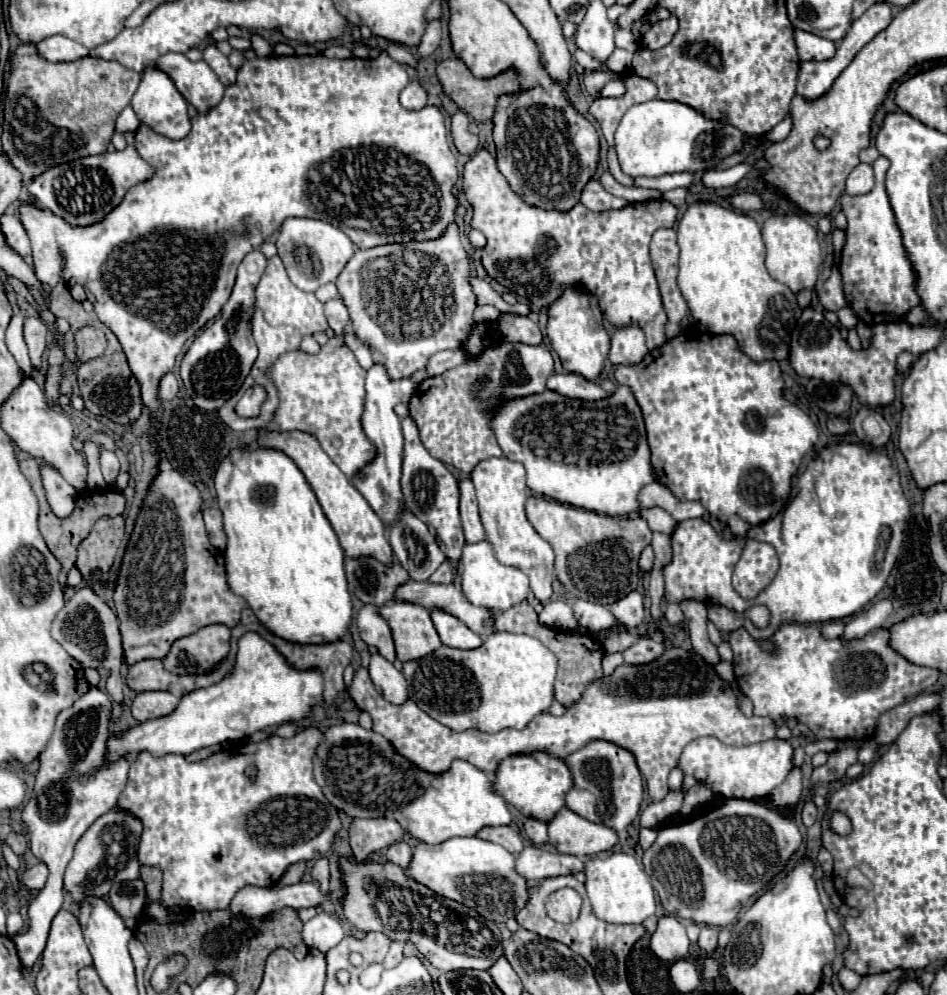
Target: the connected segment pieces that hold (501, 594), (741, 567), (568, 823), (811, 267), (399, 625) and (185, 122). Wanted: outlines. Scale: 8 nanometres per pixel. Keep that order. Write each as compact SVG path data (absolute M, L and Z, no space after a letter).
M487 540L479 542L479 544L467 544L463 548L463 556L457 564L458 574L461 574L461 588L465 598L473 604L473 606L481 606L487 608L491 614L499 614L509 610L511 606L527 600L531 588L529 588L529 578L517 570L517 568L509 568L497 562L493 548Z
M745 540L739 564L733 572L733 588L741 598L753 600L777 574L779 560L771 544Z
M569 808L559 810L549 826L549 844L563 854L573 854L579 858L595 856L599 852L609 850L617 842L615 830L593 824Z
M795 214L771 216L763 224L763 240L767 248L767 270L777 282L783 282L795 294L799 290L815 288L823 258L821 258L821 246L817 240L817 230L811 224L807 224L801 216L795 216Z
M391 602L379 608L379 614L391 626L397 658L401 662L417 660L441 646L429 612L415 602Z
M149 66L143 72L141 84L139 84L137 92L133 94L131 106L133 106L135 114L139 116L139 120L143 124L151 126L155 132L159 132L159 134L163 134L167 138L179 140L179 138L185 138L189 134L189 130L191 130L191 118L189 118L189 110L187 110L185 98L179 94L179 90L175 88L175 84L169 78L169 74L159 70L159 68L155 68L155 66Z

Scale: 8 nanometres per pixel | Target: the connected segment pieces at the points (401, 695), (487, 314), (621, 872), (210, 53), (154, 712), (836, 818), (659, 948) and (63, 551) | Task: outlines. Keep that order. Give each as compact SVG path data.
M381 654L371 656L369 676L385 700L393 704L403 704L407 700L407 682L403 674L391 662L387 662Z
M477 306L475 322L493 322L501 312L495 306Z
M615 852L603 858L589 858L585 876L585 888L597 918L611 924L641 924L645 918L655 914L655 892L641 864L631 854Z
M209 44L209 46L205 48L203 60L213 68L213 72L219 76L219 80L221 80L225 86L229 86L229 84L235 82L237 70L229 64L227 56L223 56L223 54L215 48L215 44Z
M141 692L133 700L131 712L139 722L147 722L151 718L161 718L171 714L179 704L179 698L171 692Z
M835 812L835 814L831 816L831 828L833 828L837 834L849 834L849 832L851 832L851 822L849 822L849 818L847 818L845 814Z
M661 916L657 920L657 930L649 942L651 952L667 962L675 962L687 956L689 938L685 934L685 926L675 916Z
M29 458L29 460L23 460L19 462L21 466L21 472L23 476L29 480L35 496L39 498L39 532L41 536L45 538L49 550L53 552L53 556L61 562L61 572L59 572L59 582L61 586L67 584L67 572L73 568L75 564L75 552L77 552L77 546L79 542L89 534L89 530L93 528L93 524L103 518L103 516L117 516L125 510L125 496L123 492L117 492L113 488L105 488L105 492L99 492L99 490L87 490L83 494L77 494L75 498L75 510L71 512L71 518L55 518L55 514L51 512L49 504L47 504L47 498L45 498L45 490L43 490L43 482L41 482L41 472L39 472L39 464L35 458Z

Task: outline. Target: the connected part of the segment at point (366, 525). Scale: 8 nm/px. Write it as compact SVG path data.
M263 432L263 436L257 442L259 442L259 446L283 450L287 456L293 458L293 462L299 466L299 470L305 474L307 482L315 490L317 500L323 506L323 512L329 518L333 530L337 532L347 558L371 556L371 558L383 562L385 566L391 566L395 556L393 556L393 550L391 550L391 544L389 544L381 518L371 510L369 502L363 498L363 494L359 494L359 490L349 482L349 478L323 452L317 438L313 438L307 432L283 432L283 434L281 432Z

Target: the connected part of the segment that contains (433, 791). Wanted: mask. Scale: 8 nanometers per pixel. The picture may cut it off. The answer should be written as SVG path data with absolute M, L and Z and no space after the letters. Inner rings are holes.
M339 724L325 730L313 766L315 782L323 788L331 806L351 818L397 820L407 834L425 844L441 844L455 836L475 836L485 826L511 824L505 800L495 794L491 776L479 768L465 760L455 760L443 774L419 770L389 740L359 724Z

